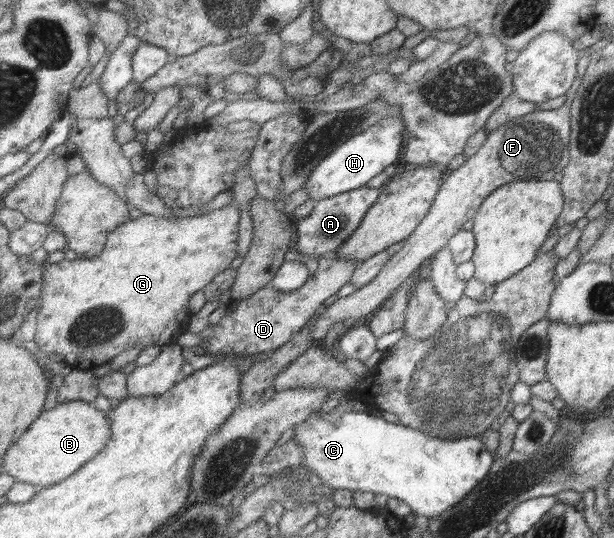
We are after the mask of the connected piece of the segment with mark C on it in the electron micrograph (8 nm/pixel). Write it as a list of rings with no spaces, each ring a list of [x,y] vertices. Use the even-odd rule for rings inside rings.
[[[375,410],[352,411],[340,416],[340,420],[336,422],[328,422],[324,414],[327,413],[317,413],[316,419],[310,425],[297,426],[291,439],[303,448],[304,464],[317,475],[322,484],[337,490],[385,494],[405,502],[414,514],[423,515],[428,519],[453,507],[471,489],[475,489],[488,475],[495,460],[492,452],[475,437],[453,440],[431,437],[421,430],[400,423],[391,424]]]

